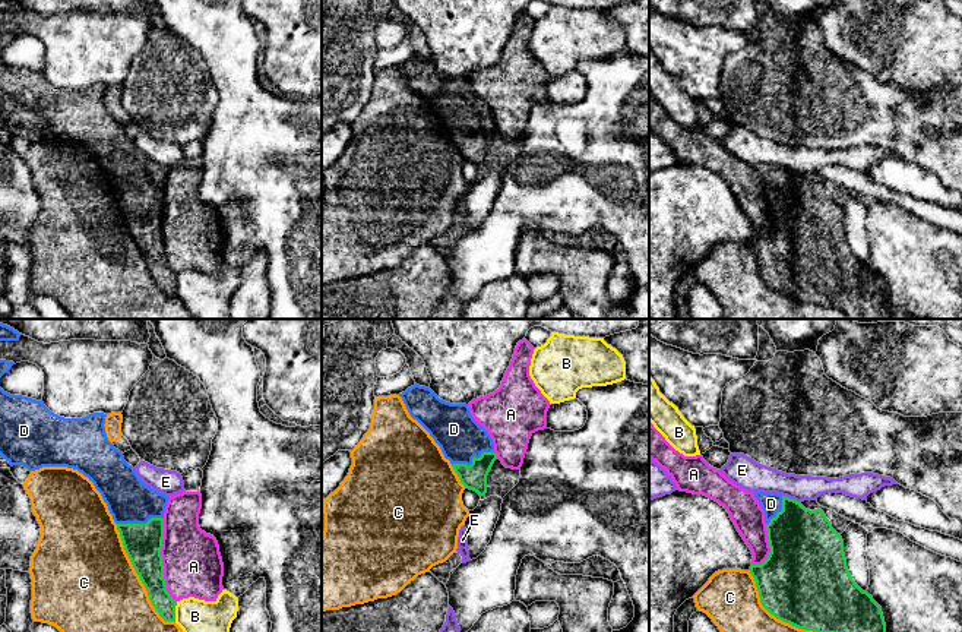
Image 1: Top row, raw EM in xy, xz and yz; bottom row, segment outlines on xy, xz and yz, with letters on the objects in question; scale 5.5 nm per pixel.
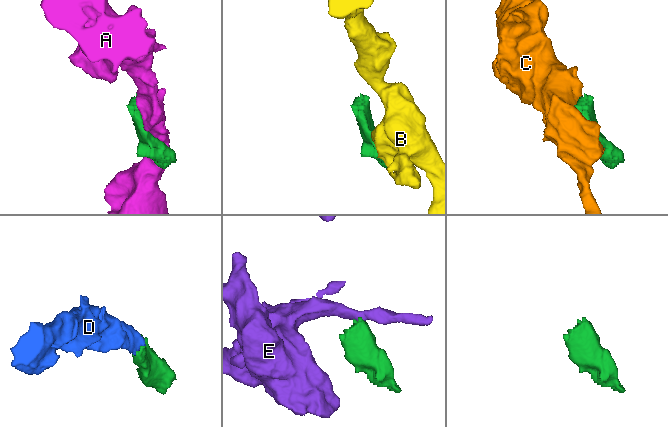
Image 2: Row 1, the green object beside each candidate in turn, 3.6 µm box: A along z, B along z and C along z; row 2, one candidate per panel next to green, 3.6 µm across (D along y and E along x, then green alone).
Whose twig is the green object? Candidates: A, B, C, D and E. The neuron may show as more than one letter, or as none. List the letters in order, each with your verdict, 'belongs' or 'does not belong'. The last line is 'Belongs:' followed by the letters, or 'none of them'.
A: does not belong
B: does not belong
C: does not belong
D: belongs
E: does not belong
Belongs: D

